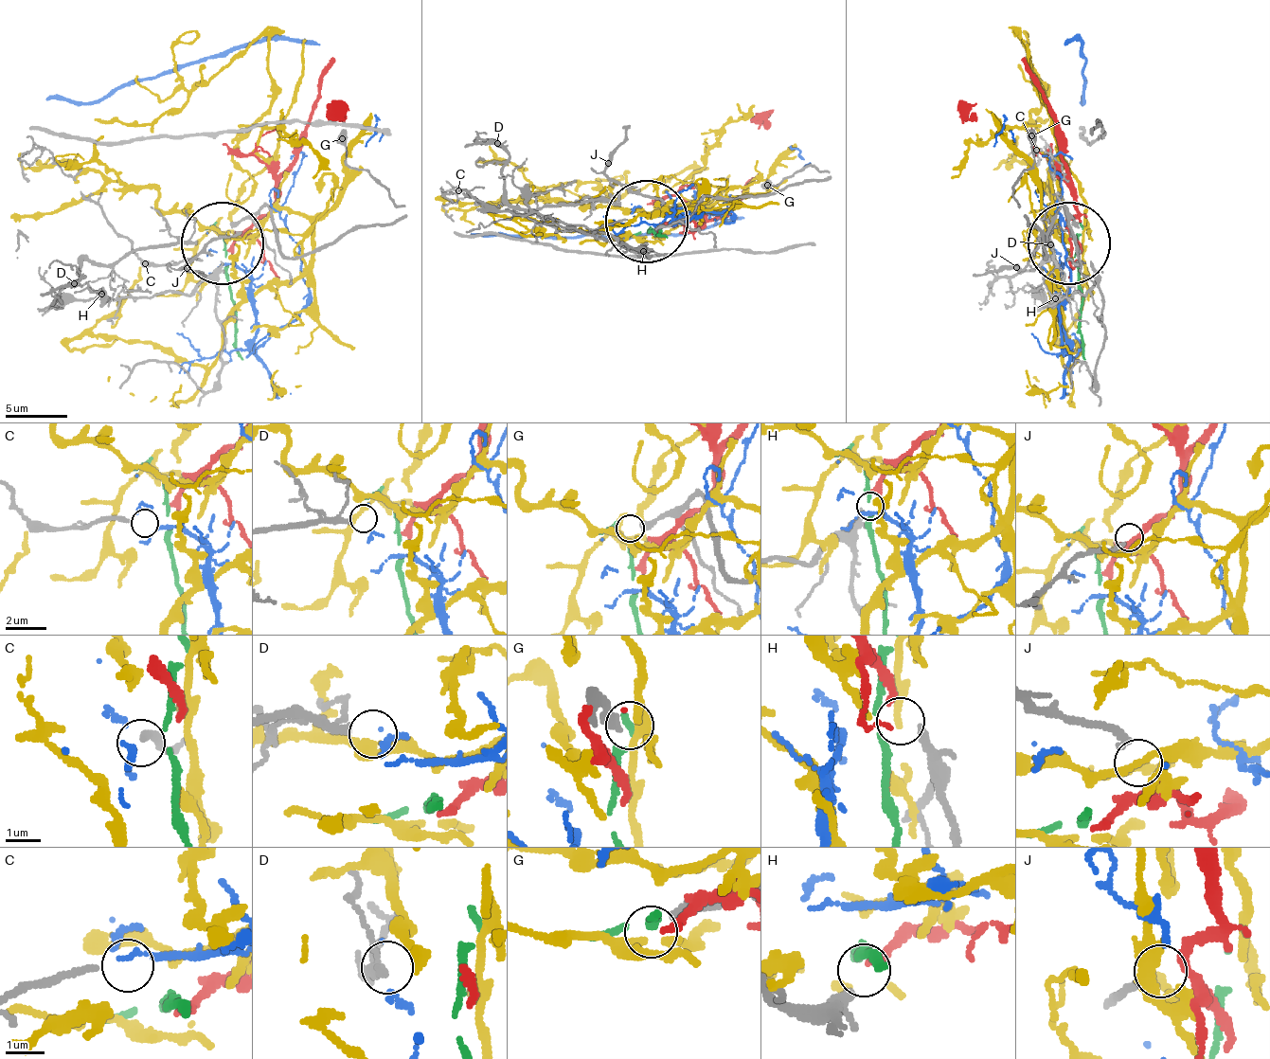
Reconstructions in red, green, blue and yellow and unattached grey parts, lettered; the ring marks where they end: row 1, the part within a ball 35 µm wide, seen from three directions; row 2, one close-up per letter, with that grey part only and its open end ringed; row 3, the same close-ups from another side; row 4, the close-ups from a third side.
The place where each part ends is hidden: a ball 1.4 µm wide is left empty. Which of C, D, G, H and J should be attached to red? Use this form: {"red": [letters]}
{"red": ["H"]}

